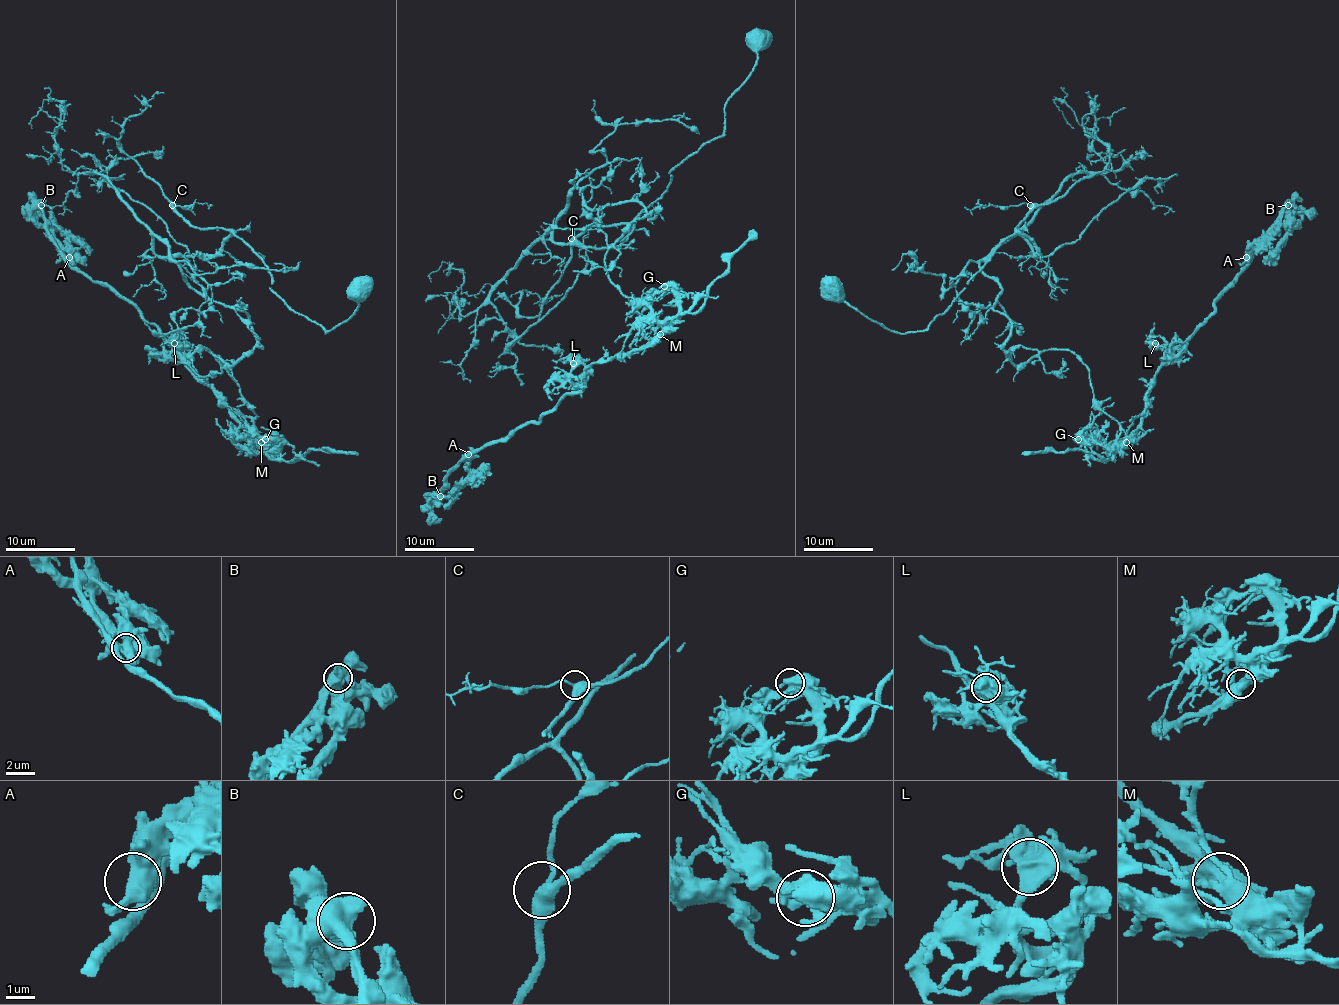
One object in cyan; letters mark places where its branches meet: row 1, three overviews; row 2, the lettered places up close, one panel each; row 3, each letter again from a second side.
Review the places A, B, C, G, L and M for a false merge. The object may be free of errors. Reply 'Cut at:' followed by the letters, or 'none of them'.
Cut at: M

